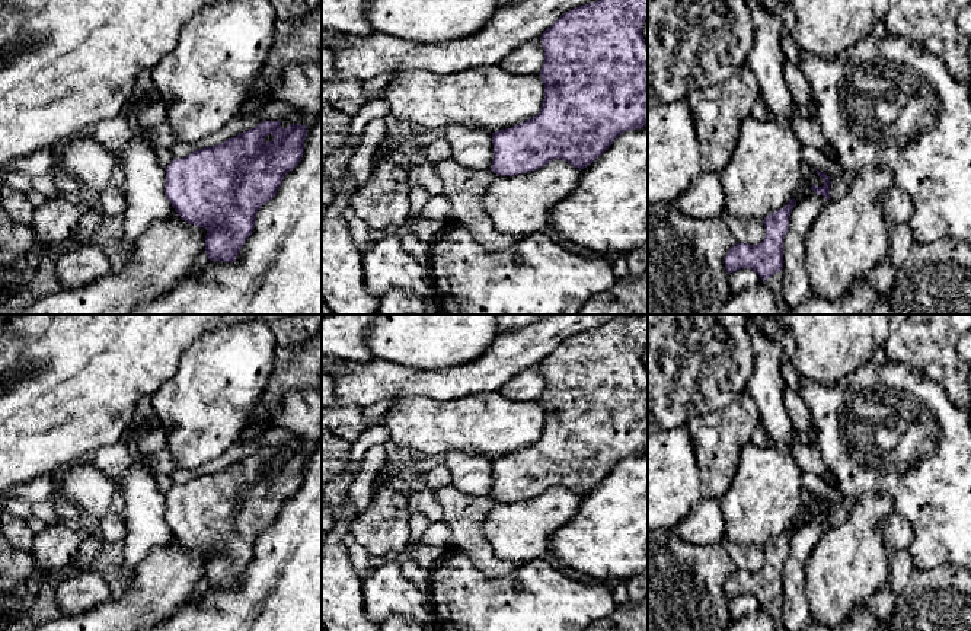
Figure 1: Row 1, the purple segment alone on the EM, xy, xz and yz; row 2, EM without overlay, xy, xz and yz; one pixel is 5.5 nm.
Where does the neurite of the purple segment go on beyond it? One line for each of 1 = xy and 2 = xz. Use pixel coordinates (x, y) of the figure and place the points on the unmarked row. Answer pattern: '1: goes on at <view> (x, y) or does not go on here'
1: does not go on here
2: does not go on here

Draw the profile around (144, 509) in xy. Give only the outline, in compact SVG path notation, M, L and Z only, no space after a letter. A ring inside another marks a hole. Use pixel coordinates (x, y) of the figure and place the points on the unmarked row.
M140 459L116 478L108 478L125 500L122 573L130 577L140 563L159 546L169 546L176 538L165 520L166 497L159 491L154 474Z

